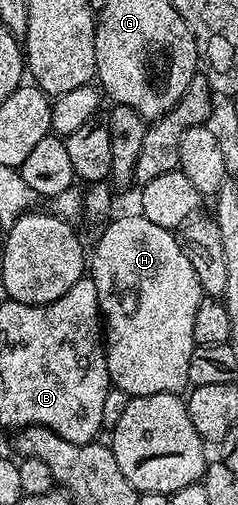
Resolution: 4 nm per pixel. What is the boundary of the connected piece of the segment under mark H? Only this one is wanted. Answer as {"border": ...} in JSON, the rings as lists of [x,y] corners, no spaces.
{"border":[[[142,216],[135,217],[113,217],[101,232],[96,251],[90,254],[90,277],[94,288],[98,288],[102,341],[104,354],[108,356],[108,381],[115,389],[133,398],[180,394],[180,386],[189,385],[188,355],[190,348],[196,346],[194,312],[198,287],[194,268],[188,266],[186,252],[180,249],[179,241],[174,240],[171,233],[150,224],[150,220]]]}

